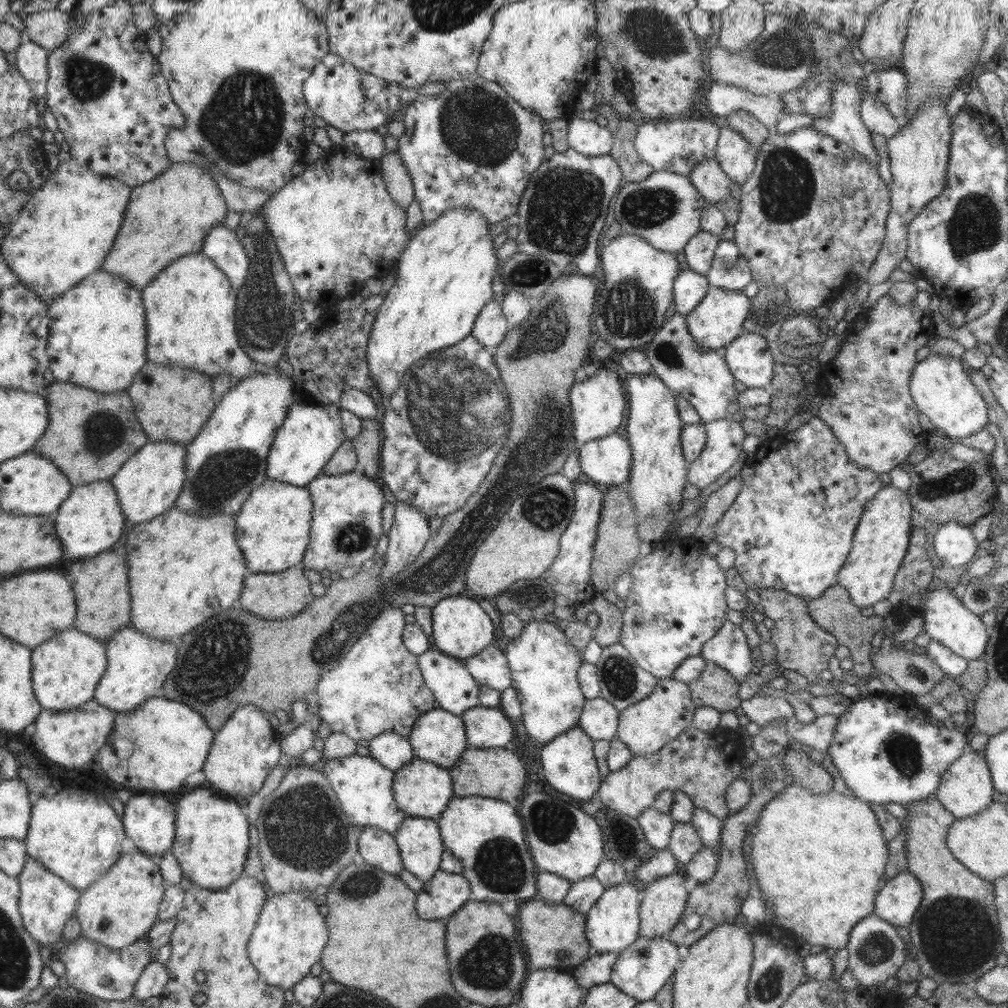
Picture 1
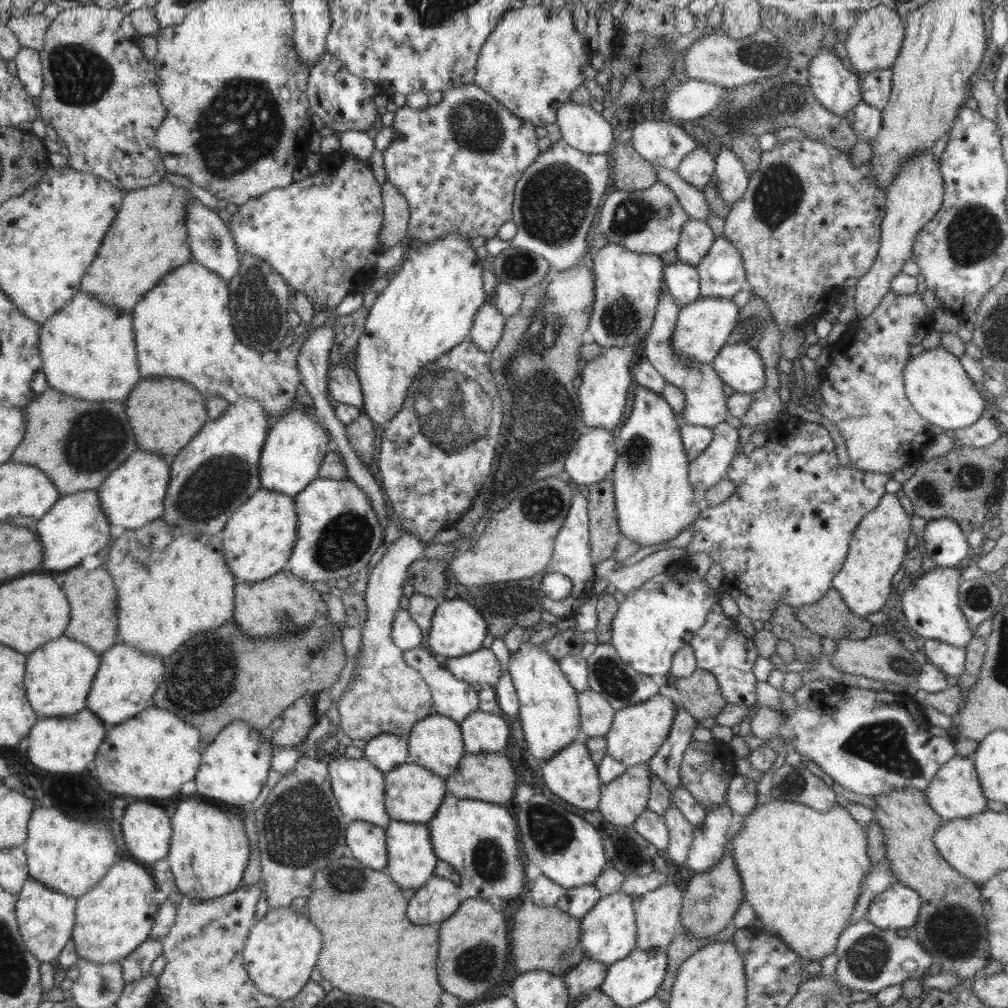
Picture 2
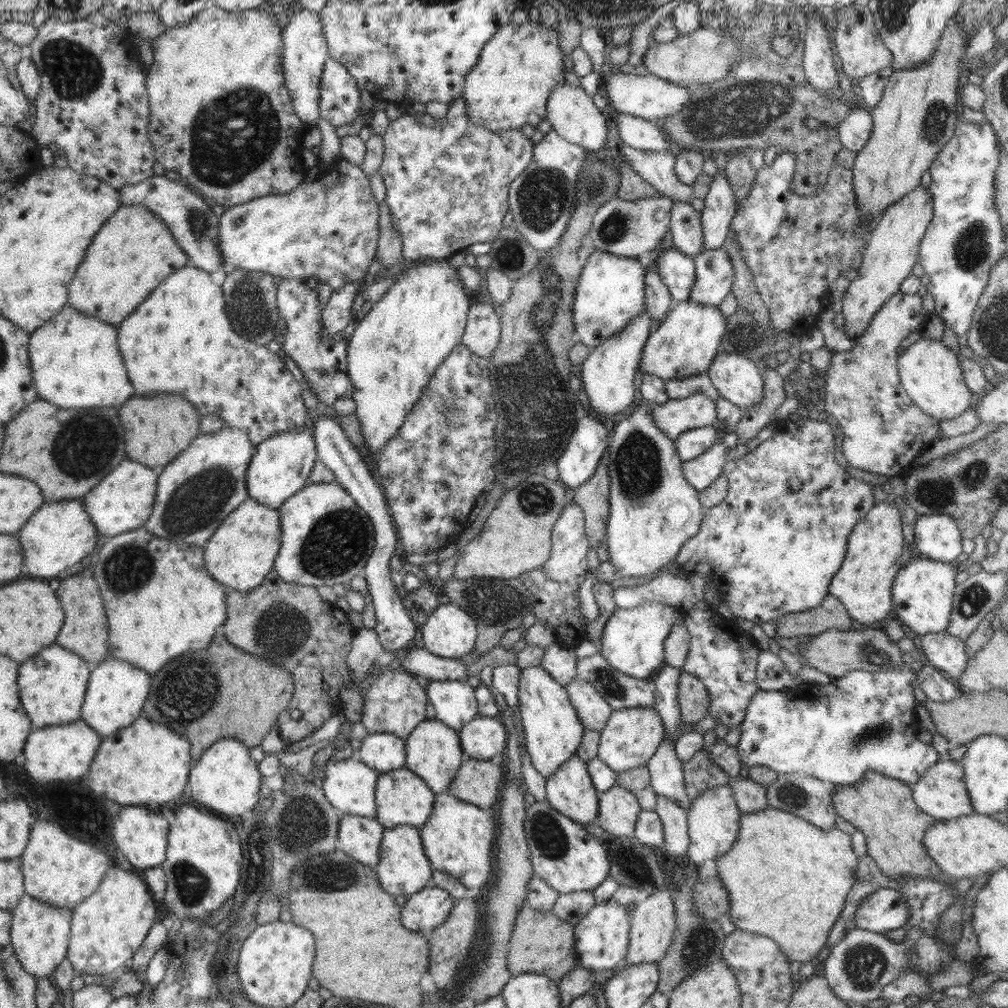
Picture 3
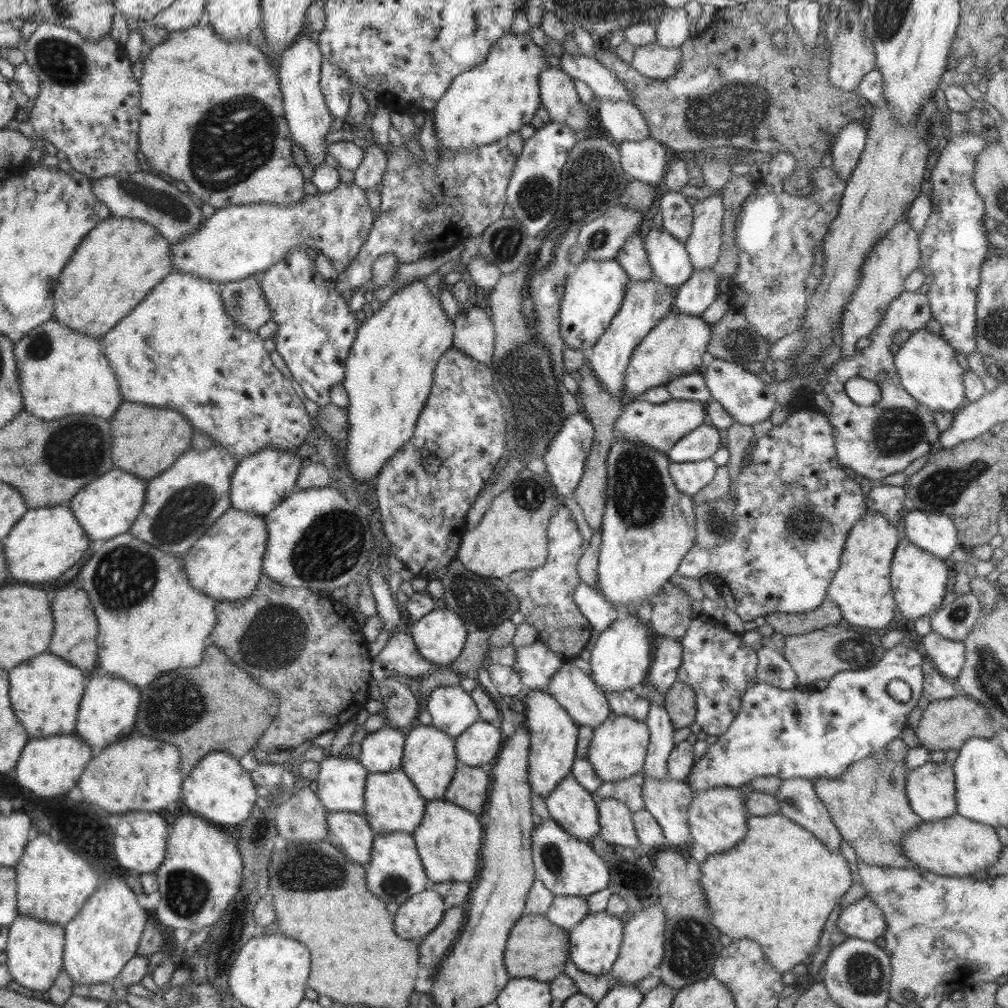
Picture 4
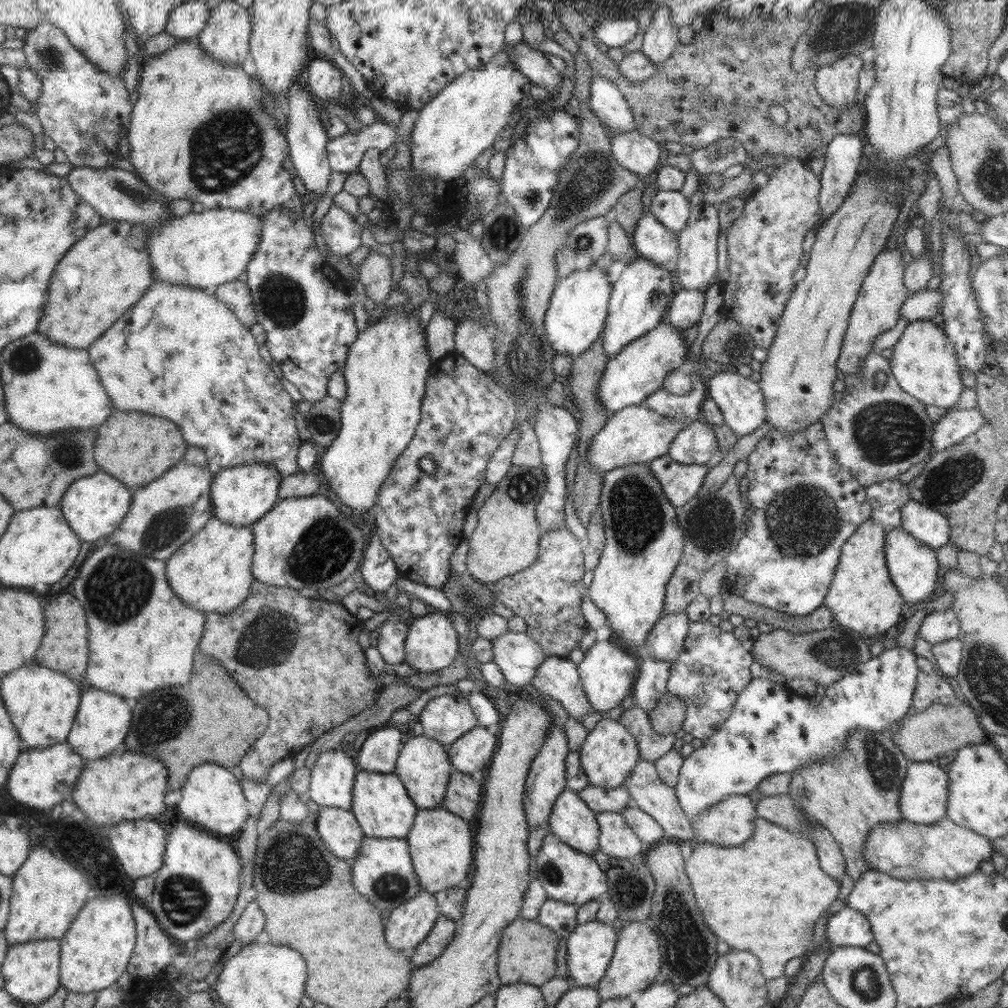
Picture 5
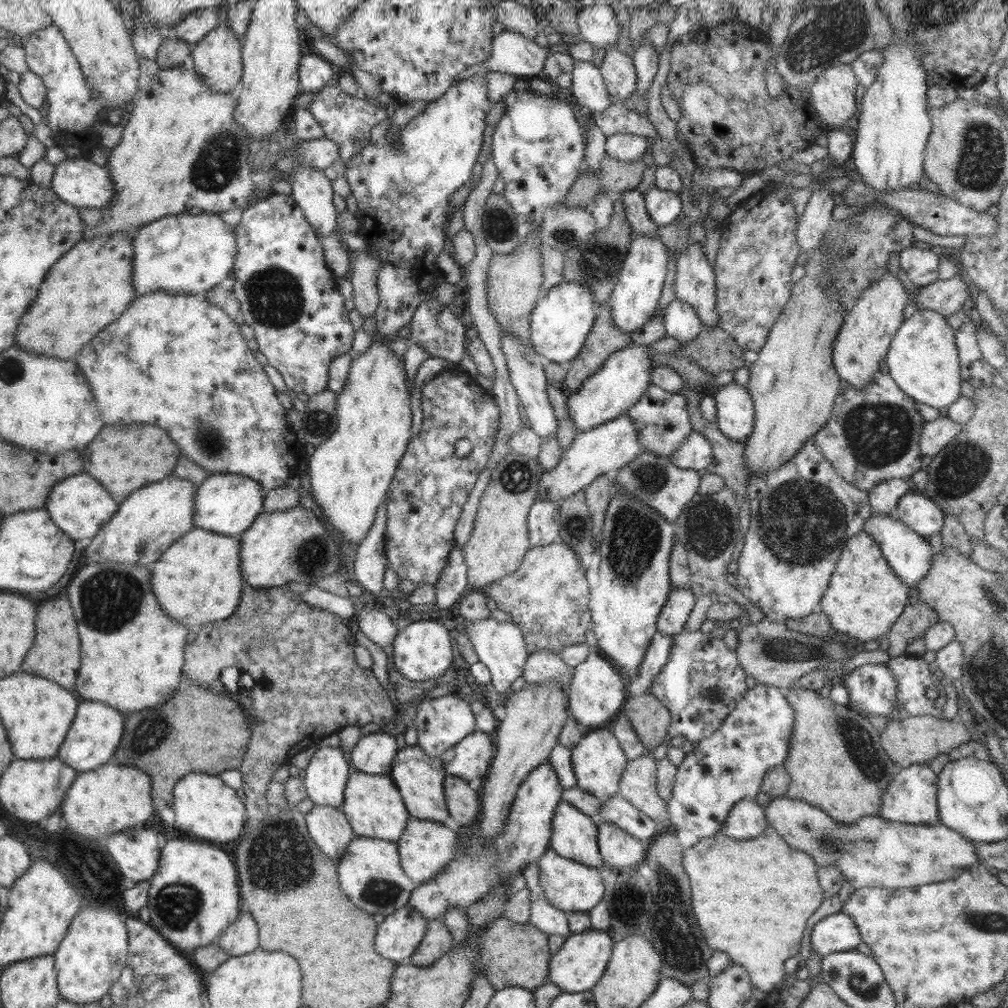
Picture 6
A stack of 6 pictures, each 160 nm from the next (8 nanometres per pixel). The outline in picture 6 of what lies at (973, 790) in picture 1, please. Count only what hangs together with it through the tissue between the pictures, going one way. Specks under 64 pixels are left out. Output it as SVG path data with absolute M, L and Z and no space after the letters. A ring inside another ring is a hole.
M927 763L912 764L903 767L900 772L887 784L881 796L879 816L898 823L934 825L939 822L936 793L938 775L930 769Z

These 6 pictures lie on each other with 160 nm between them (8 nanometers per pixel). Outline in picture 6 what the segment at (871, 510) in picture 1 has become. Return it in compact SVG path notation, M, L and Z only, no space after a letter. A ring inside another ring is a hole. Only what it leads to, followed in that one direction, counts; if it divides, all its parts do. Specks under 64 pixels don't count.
M864 530L844 545L829 584L818 610L828 617L830 634L858 638L864 643L885 638L904 607L913 599L904 580L886 562L879 544Z

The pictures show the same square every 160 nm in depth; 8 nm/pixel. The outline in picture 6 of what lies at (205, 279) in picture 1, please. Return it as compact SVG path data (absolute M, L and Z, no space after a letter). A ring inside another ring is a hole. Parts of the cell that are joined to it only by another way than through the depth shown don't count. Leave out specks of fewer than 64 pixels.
M156 291L135 297L116 320L107 324L92 340L88 341L88 344L84 344L73 360L81 368L97 404L100 404L102 420L106 422L106 426L122 426L122 424L128 426L128 422L156 424L170 434L170 438L178 444L181 455L186 459L194 461L196 465L204 468L210 474L229 473L248 477L248 479L260 483L264 494L274 488L286 486L288 478L298 473L298 456L300 456L303 447L302 439L300 434L296 433L286 422L287 410L280 402L278 394L276 394L277 390L274 389L274 385L268 379L264 367L256 361L254 354L246 345L244 336L240 333L239 325L233 322L220 307L210 304L210 301L203 296L174 295Z

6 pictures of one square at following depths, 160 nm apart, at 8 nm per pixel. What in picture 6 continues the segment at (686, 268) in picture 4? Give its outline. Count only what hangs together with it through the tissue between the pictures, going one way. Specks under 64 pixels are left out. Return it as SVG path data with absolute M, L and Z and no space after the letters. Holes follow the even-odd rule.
M637 189L624 191L616 197L621 197L625 218L634 234L642 233L643 235L658 237L659 225L650 218L645 207L644 197Z

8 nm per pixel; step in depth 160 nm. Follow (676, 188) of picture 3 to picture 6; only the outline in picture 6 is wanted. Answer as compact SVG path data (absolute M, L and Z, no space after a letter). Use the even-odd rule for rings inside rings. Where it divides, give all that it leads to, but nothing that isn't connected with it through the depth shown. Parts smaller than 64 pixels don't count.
M616 133L605 137L605 152L624 162L642 159L648 148L648 139L633 133Z

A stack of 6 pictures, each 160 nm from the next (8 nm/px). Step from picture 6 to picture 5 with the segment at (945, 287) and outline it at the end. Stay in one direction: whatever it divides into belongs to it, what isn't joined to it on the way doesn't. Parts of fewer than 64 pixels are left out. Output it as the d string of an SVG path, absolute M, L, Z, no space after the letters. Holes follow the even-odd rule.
M922 289L910 292L901 308L901 316L908 322L930 321L942 304L942 293L937 289Z

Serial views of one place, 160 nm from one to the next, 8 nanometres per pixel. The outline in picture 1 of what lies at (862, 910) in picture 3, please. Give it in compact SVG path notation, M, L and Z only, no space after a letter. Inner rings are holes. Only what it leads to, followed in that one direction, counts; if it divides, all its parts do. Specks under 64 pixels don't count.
M909 870L882 884L875 896L873 914L894 927L908 927L923 897L920 881Z

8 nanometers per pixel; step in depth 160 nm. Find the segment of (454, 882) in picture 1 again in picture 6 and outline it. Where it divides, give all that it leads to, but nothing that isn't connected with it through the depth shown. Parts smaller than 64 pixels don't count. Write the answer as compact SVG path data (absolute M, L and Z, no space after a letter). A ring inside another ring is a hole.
M406 904L400 907L393 913L386 915L382 924L378 924L374 940L376 953L392 963L399 964L400 961L412 957L417 952L420 942L424 940L427 926L427 918L424 918L413 906Z

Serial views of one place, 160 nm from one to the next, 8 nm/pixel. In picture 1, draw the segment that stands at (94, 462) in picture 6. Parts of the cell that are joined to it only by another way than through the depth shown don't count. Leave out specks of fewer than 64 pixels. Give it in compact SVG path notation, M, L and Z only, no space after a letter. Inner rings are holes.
M147 362L134 377L132 384L127 388L132 399L135 415L150 441L168 442L187 446L206 424L208 417L213 413L217 401L213 394L213 379L203 372L191 368L168 367L165 365Z

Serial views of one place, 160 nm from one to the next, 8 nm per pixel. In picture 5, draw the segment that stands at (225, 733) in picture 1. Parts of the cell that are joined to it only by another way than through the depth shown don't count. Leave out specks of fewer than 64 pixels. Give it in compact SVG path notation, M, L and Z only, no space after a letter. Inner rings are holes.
M205 762L195 766L181 786L182 798L177 803L178 812L185 822L189 822L210 834L230 836L244 828L246 820L253 809L244 796L241 783L231 769L219 764Z

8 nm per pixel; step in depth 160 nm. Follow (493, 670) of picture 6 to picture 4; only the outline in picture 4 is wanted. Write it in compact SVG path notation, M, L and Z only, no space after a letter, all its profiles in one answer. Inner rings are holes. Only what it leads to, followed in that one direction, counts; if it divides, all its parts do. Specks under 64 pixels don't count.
M536 641L516 648L513 667L526 688L545 688L564 662L564 658L558 658L545 644Z

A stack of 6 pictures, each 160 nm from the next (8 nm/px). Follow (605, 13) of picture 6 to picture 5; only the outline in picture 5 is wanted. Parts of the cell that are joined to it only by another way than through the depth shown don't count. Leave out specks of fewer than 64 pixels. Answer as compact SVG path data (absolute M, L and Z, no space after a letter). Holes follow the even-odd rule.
M636 19L600 20L591 26L595 42L604 49L624 47L636 37L639 29Z

